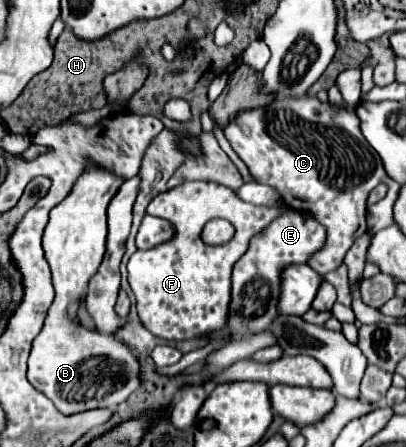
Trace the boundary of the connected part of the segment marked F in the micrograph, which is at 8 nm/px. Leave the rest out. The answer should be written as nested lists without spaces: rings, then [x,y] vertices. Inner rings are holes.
[[[185,181],[173,189],[159,193],[155,199],[151,199],[146,212],[155,215],[155,217],[169,219],[175,225],[177,233],[171,241],[167,241],[159,247],[153,247],[149,251],[135,251],[127,263],[129,285],[131,285],[135,299],[137,299],[137,313],[139,313],[141,323],[153,335],[167,339],[167,341],[185,341],[185,339],[193,339],[199,335],[217,335],[219,331],[223,333],[223,329],[227,327],[227,319],[229,319],[233,265],[247,251],[249,239],[253,235],[257,235],[261,229],[265,229],[267,223],[271,223],[281,213],[281,207],[259,207],[259,205],[245,203],[235,195],[235,191],[231,191],[229,187],[217,185],[213,181]],[[213,217],[223,217],[233,223],[235,235],[229,243],[207,245],[201,239],[201,231],[203,231],[205,223]]]

